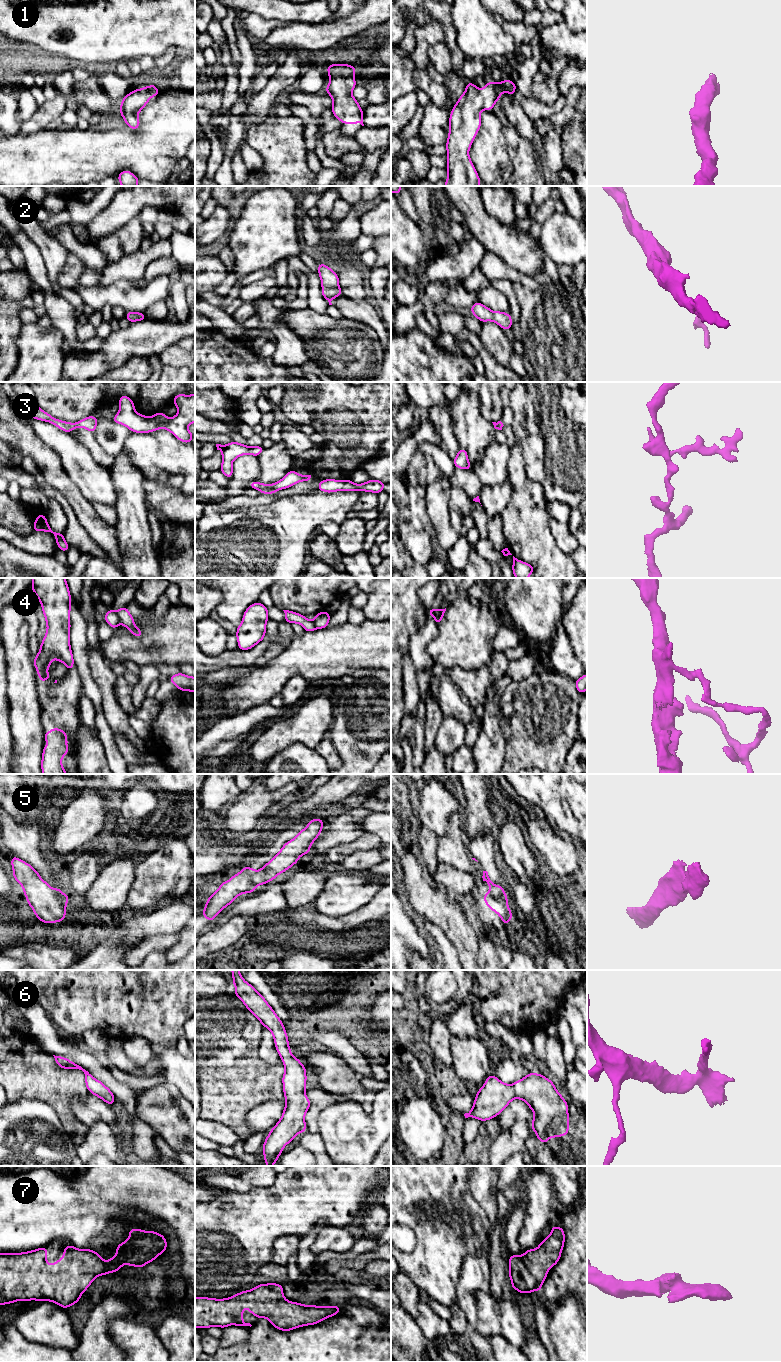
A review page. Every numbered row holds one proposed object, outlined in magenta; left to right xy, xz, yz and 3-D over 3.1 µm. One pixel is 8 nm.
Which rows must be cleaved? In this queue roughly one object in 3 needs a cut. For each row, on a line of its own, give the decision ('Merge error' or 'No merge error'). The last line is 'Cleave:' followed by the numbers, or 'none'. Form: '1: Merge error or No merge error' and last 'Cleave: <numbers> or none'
1: No merge error
2: No merge error
3: No merge error
4: Merge error
5: Merge error
6: No merge error
7: No merge error
Cleave: 4, 5

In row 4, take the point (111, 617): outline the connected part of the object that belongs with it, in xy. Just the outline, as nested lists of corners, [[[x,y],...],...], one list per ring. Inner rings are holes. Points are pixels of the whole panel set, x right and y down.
[[[111,609],[106,612],[104,619],[105,622],[109,624],[113,630],[115,630],[120,623],[117,613]]]

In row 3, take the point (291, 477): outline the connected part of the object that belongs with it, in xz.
[[[290,470],[286,475],[274,484],[262,484],[258,481],[252,481],[249,486],[255,490],[259,490],[262,494],[274,494],[278,490],[290,488],[298,482],[310,480],[311,475],[301,475]]]

